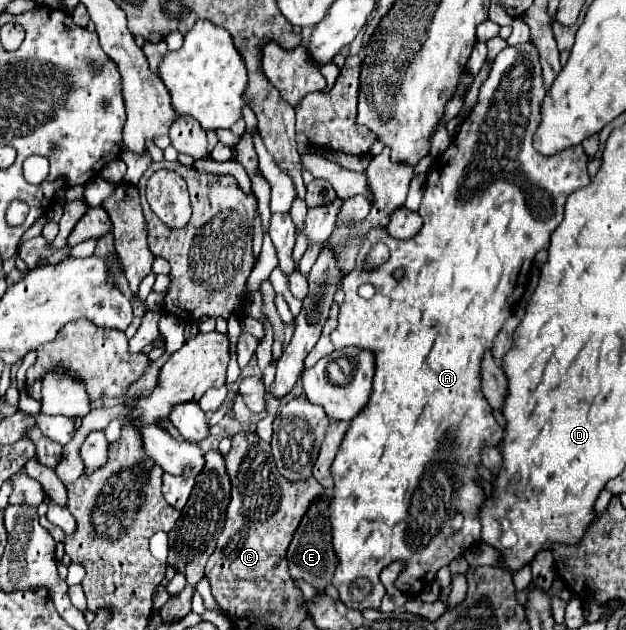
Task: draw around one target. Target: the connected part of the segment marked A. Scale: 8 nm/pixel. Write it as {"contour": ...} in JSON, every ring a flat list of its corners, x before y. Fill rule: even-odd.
{"contour":[[533,42,507,46,495,58,491,74,479,90,479,100,463,120,459,134,427,174,425,194,419,206,423,226,417,236,411,240,395,240,385,228,373,228,357,254,355,270,351,270,341,284,345,302,341,304,339,324,331,332,333,346,345,348,353,344,375,350,371,400,363,412,351,420,331,466,335,480,331,530,333,548,339,558,333,586,339,590,341,602,349,608,379,608,385,596,379,574,391,562,401,560,405,564,395,586,415,596,433,582,435,574,431,572,437,572,461,556,481,538,479,506,485,502,483,486,477,480,481,452,487,446,499,446,503,438,503,428,497,424,481,392,479,368,483,354,493,348,503,322,521,300,535,254,549,246,553,230,563,220,565,200,591,182,583,146,571,146,553,156,541,156,533,148,543,98,545,88,537,46,533,46],[377,242,387,244,391,256,375,270,365,270,367,254],[397,268,405,270,401,280,393,278],[365,282,375,286,371,300,363,300,357,294,357,288],[457,514,463,516,463,528,455,532,451,520]]}

